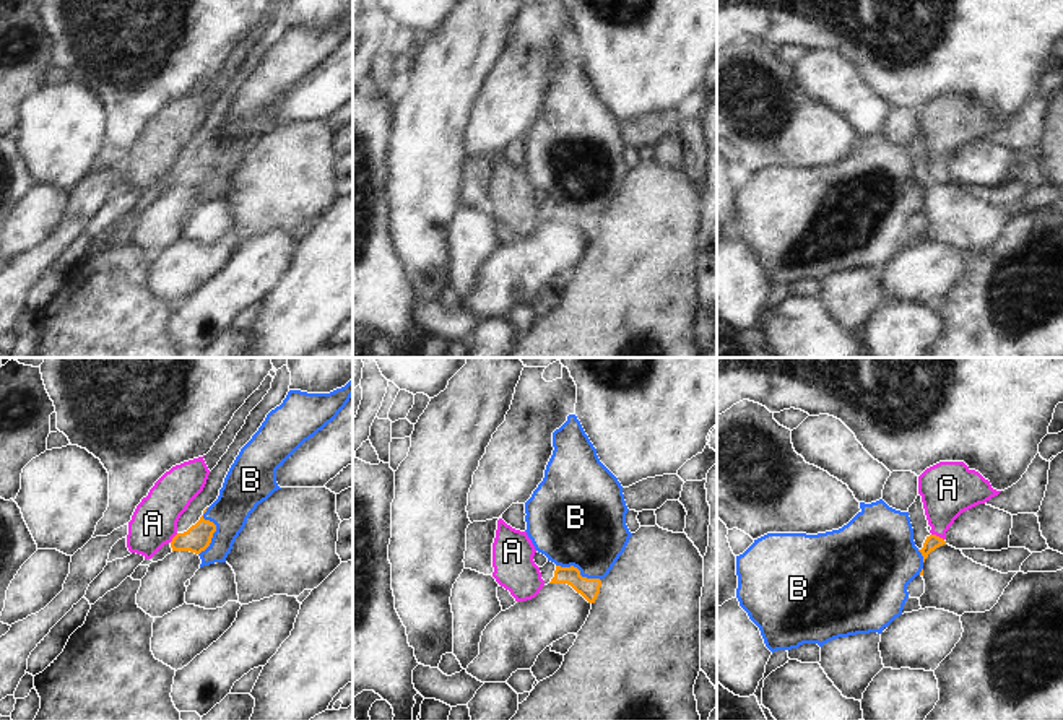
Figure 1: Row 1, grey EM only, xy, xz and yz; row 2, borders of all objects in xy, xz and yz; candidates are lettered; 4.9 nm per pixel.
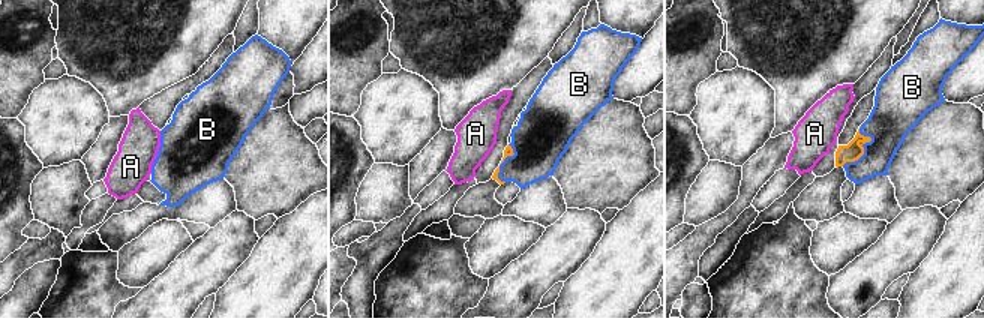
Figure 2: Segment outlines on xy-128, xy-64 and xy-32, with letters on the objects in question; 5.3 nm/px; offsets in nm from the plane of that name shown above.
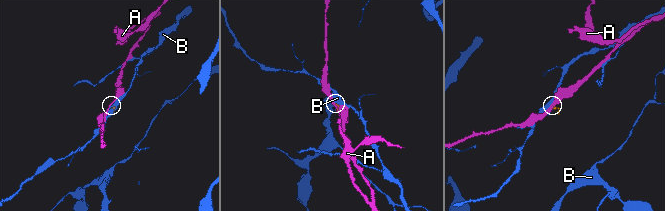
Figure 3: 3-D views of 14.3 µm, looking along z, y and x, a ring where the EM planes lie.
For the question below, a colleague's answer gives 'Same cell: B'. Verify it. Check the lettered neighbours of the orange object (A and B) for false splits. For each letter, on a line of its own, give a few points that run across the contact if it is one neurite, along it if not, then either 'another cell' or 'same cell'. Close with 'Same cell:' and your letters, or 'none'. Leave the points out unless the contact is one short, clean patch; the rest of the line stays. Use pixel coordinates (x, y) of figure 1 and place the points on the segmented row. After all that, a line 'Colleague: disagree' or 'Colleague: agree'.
A: line yz (932, 533), (943, 540); another cell
B: line xy (197, 538), (207, 538), (215, 530), (228, 516), (242, 490); same cell
Same cell: B
Colleague: agree

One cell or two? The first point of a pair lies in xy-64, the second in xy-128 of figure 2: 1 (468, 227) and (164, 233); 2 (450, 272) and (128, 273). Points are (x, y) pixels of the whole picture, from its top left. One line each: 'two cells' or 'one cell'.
1: two cells
2: two cells

